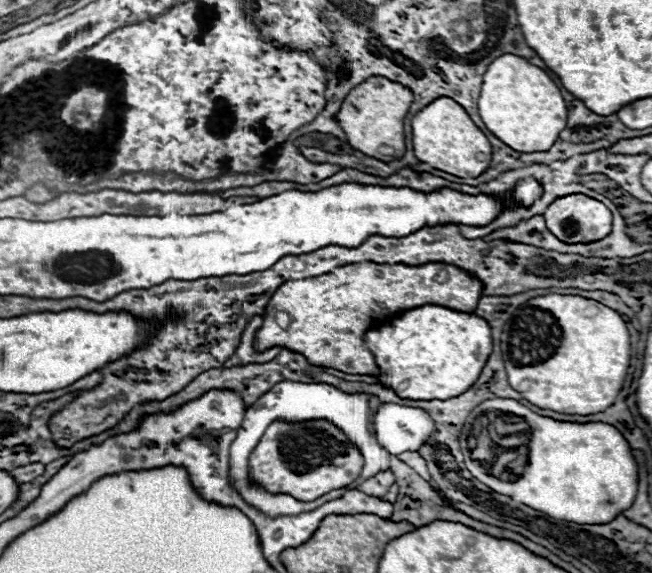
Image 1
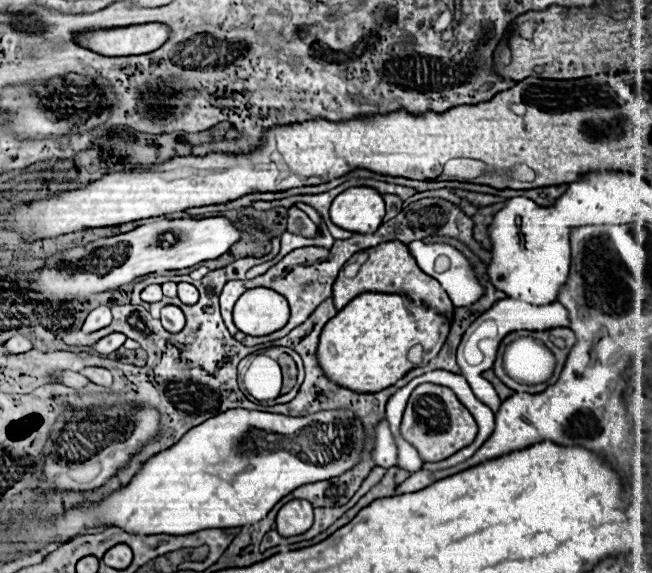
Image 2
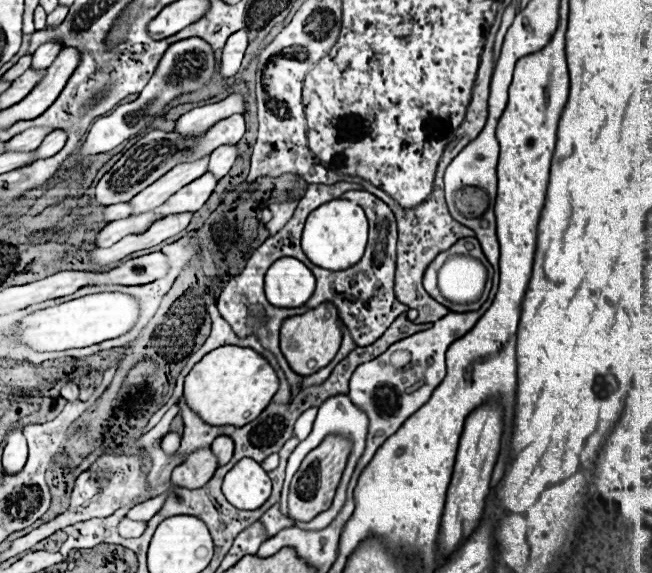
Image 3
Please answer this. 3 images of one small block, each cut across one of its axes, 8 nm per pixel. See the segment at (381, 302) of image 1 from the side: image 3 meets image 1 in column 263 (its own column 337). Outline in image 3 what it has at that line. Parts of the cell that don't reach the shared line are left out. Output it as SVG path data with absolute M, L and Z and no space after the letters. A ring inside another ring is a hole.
M330 302L320 304L314 310L308 310L306 314L286 318L280 330L280 350L288 360L290 368L300 376L310 376L320 368L324 368L336 356L340 348L340 340L342 340L342 332L338 326L338 314Z

